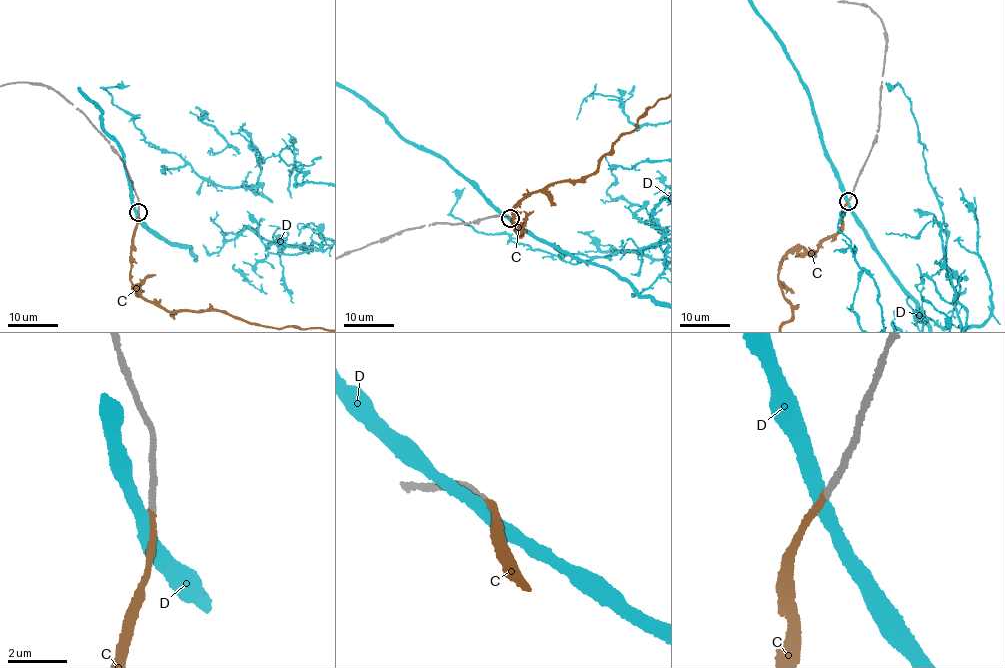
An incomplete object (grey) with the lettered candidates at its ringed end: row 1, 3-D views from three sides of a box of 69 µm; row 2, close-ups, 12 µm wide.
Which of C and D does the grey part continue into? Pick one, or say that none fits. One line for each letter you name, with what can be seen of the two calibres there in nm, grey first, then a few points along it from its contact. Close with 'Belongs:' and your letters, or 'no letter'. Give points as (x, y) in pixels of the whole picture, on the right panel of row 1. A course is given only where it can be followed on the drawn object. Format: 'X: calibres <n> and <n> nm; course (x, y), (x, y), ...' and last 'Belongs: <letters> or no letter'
C: calibres 220 and 200 nm
Belongs: C

